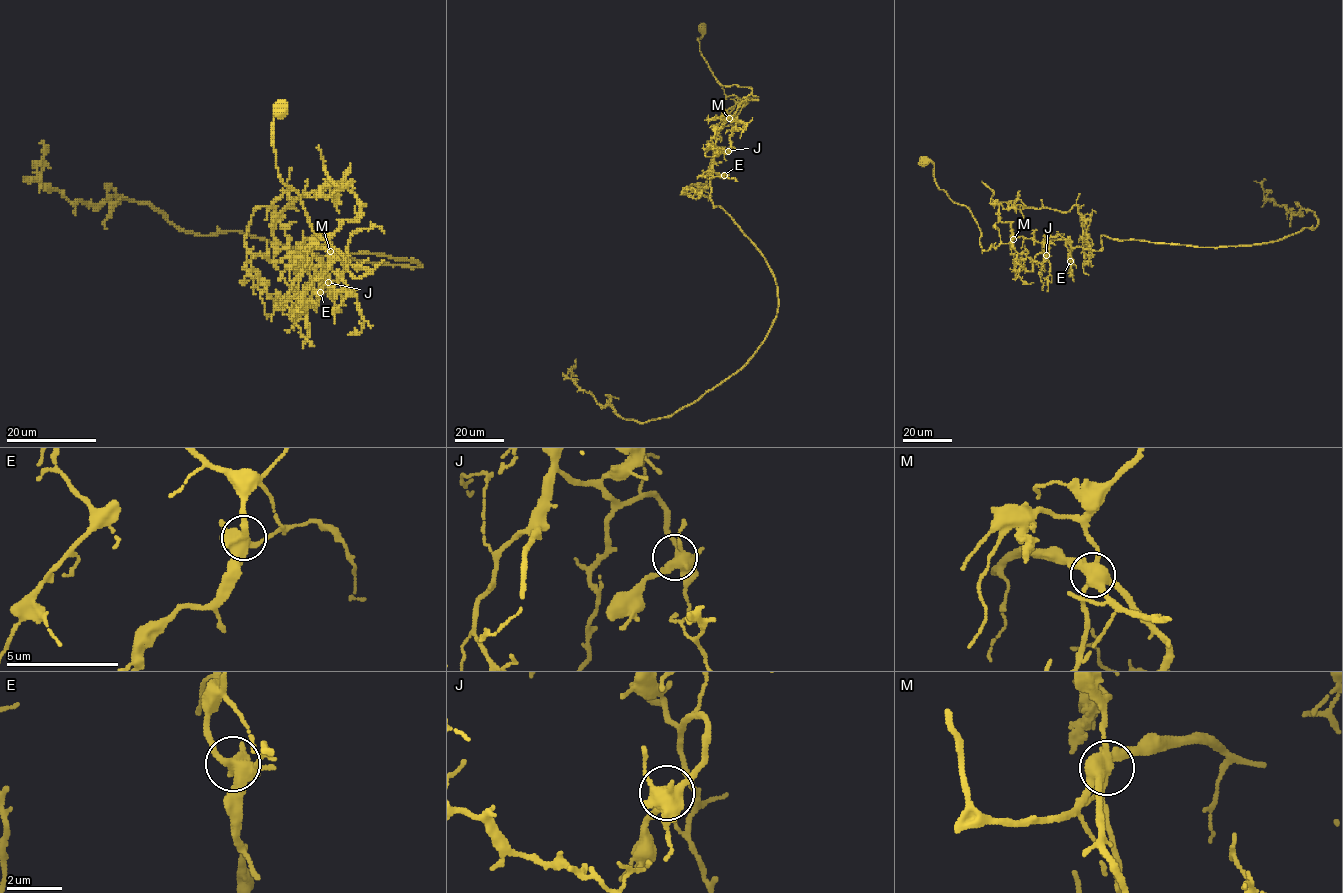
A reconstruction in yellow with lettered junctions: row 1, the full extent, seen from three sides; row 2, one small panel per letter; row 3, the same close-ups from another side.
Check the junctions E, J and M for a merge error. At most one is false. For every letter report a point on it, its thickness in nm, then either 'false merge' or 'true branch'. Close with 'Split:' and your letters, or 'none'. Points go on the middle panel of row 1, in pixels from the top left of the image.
E: place (724, 175); calibre 460 nm; true branch
J: place (728, 151); calibre 480 nm; true branch
M: place (729, 118); calibre 480 nm; false merge
Split: M

